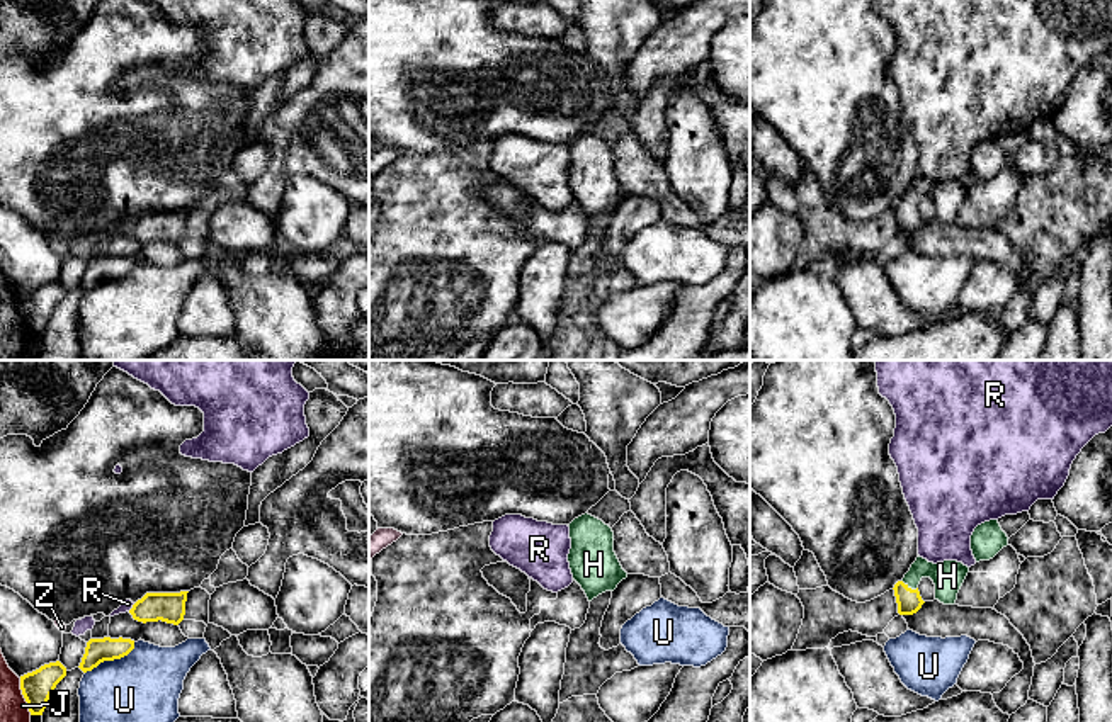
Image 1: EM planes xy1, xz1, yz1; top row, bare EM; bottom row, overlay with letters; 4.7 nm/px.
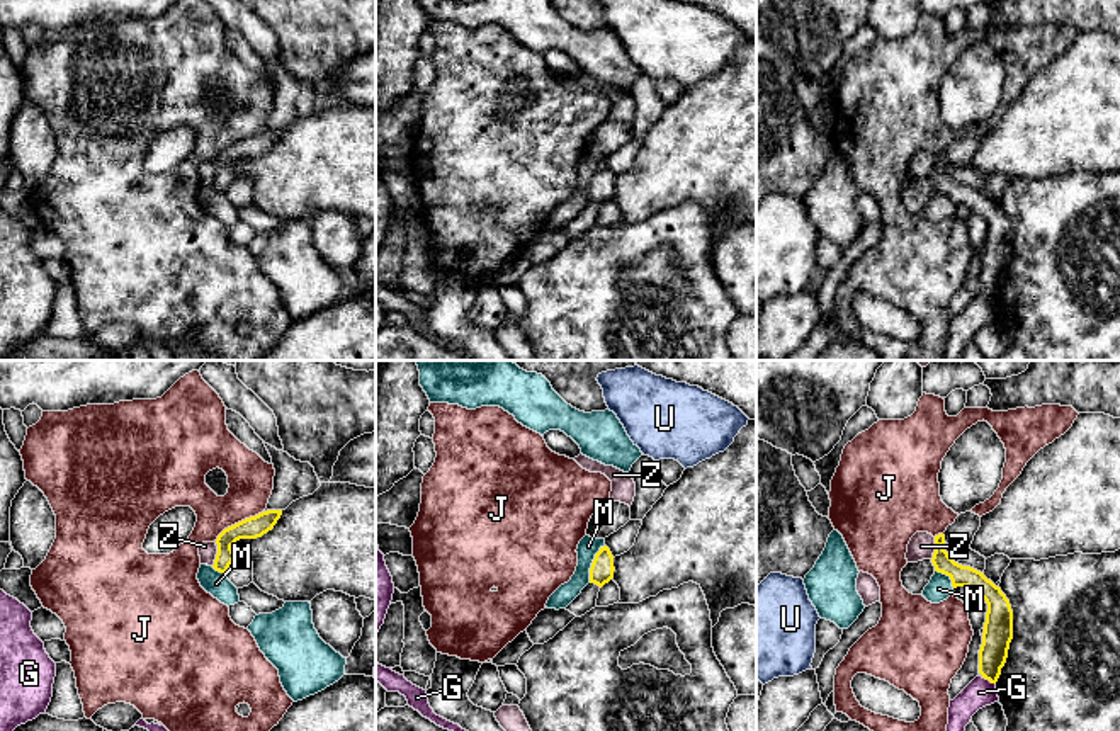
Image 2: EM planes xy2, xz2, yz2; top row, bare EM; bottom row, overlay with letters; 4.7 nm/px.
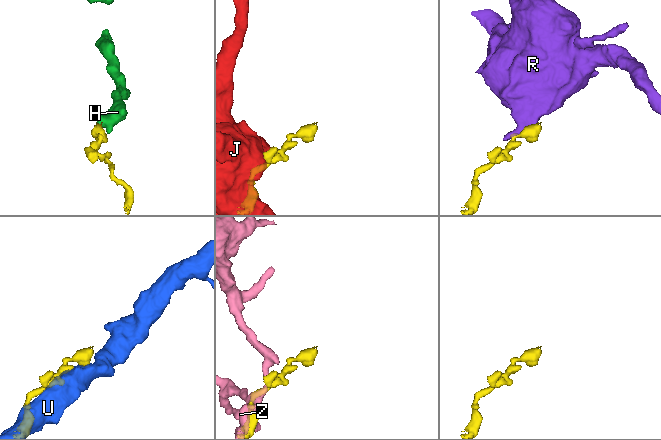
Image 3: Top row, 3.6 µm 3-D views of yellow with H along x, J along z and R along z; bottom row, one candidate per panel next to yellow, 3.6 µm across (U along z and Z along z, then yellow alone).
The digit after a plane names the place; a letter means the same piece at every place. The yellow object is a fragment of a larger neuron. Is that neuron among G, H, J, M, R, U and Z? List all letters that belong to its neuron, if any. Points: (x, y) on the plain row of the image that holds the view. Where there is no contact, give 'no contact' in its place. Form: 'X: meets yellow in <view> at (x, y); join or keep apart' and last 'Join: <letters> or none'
G: meets yellow in yz2 at (988, 298); keep apart
H: meets yellow in yz1 at (910, 208); join
J: meets yellow in xy2 at (238, 141); keep apart
M: meets yellow in xz2 at (592, 182); keep apart
R: meets yellow in xy1 at (133, 226); keep apart
U: meets yellow in xy1 at (111, 279); keep apart
Z: meets yellow in yz2 at (935, 167); keep apart
Join: H

